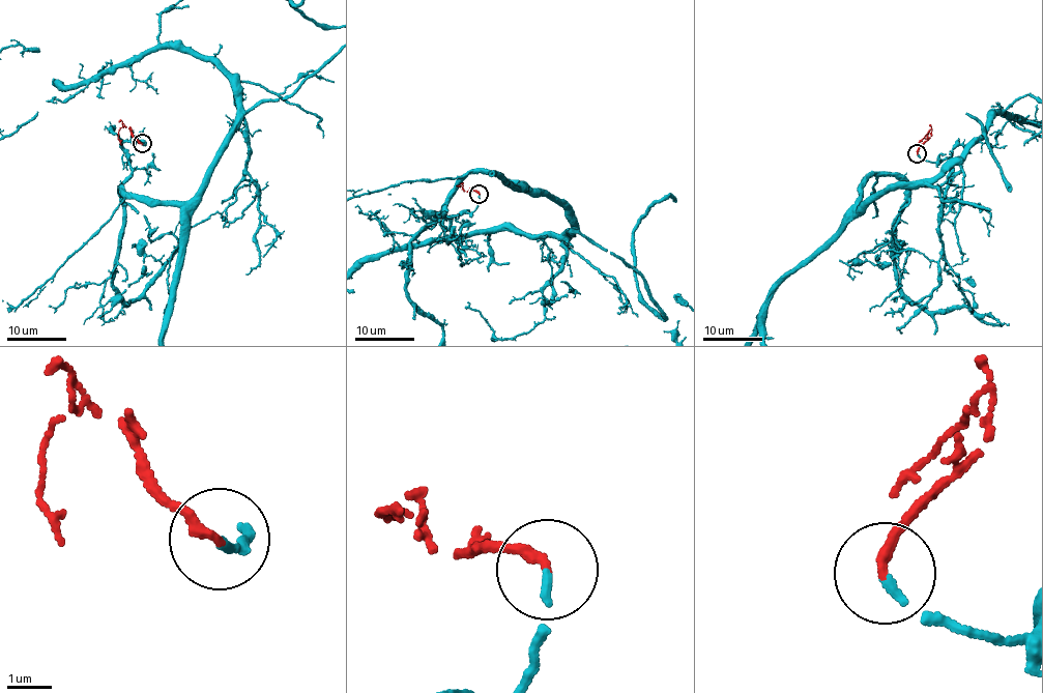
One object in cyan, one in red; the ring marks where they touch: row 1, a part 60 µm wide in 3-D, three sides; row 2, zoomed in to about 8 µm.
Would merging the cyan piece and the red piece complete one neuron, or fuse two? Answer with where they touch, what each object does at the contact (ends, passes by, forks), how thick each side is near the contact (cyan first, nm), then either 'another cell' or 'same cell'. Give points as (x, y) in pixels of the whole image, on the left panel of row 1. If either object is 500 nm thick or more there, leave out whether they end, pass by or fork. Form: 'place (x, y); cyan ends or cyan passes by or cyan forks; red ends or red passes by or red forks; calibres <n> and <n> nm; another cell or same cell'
place (142, 143); cyan ends; red ends; calibres 170 and 240 nm; same cell

